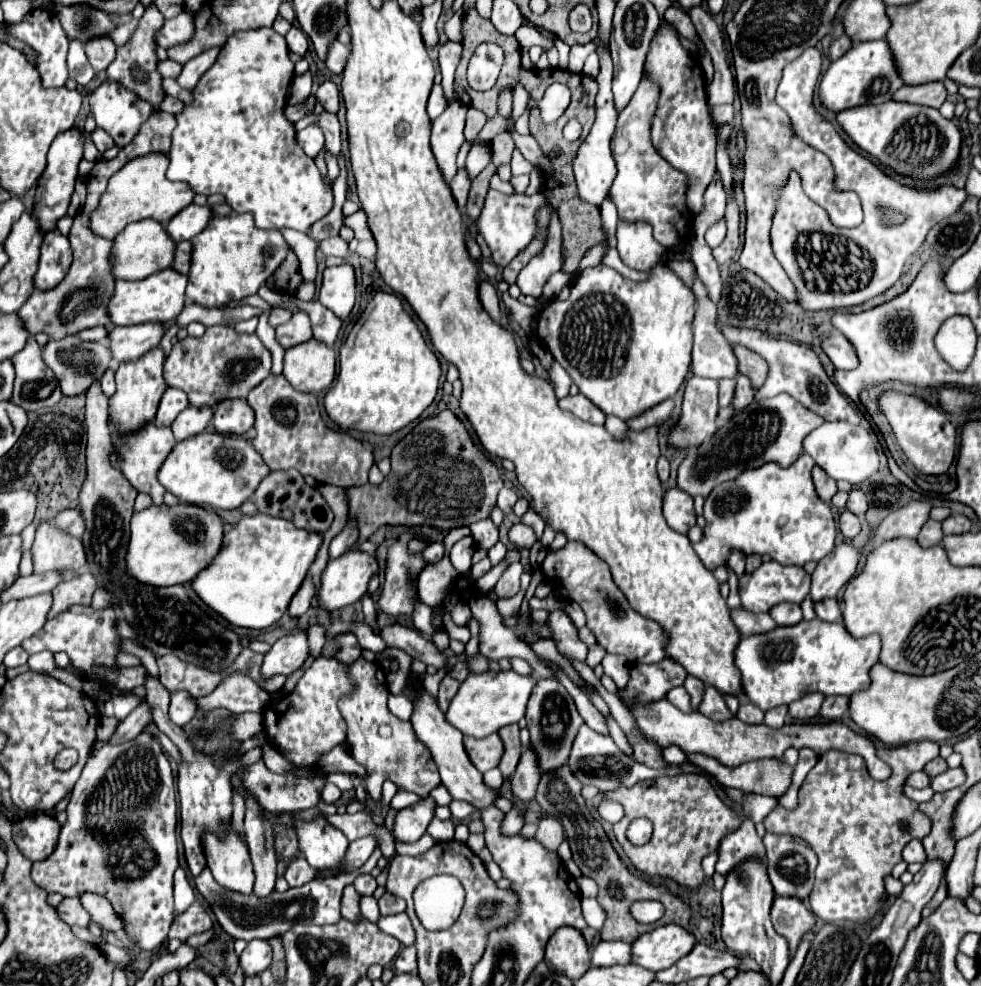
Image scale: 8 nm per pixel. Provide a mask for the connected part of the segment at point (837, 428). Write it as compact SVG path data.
M825 422L805 438L805 454L809 454L831 478L861 484L869 476L879 472L879 454L869 430L861 424L849 422Z

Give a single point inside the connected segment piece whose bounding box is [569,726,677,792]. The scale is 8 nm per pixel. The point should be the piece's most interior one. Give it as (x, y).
(595, 759)

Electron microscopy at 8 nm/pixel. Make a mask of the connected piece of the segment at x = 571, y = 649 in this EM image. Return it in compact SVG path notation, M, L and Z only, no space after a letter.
M563 610L551 612L547 618L547 626L551 628L551 640L565 658L585 662L587 646L577 638L577 628L571 624L569 616Z

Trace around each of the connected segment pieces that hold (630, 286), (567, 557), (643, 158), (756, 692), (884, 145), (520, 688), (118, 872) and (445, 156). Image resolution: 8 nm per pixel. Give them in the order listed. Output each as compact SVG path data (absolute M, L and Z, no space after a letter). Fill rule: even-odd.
M663 264L655 266L651 270L651 278L647 282L631 282L623 276L619 276L613 268L607 268L607 266L593 266L593 268L585 268L577 282L571 286L571 296L565 300L565 302L559 302L559 300L553 300L549 302L541 314L539 314L539 328L537 328L537 336L545 342L545 346L549 348L549 352L553 354L553 358L567 370L567 374L573 378L573 382L579 386L579 392L583 396L587 396L605 416L619 416L621 420L631 420L647 410L651 410L653 406L661 404L663 400L667 398L673 398L677 394L677 390L681 388L681 384L685 382L687 378L687 372L689 372L689 364L691 364L691 348L693 348L693 332L691 332L691 322L693 322L693 316L695 316L695 294Z
M571 540L561 550L547 550L541 570L561 594L565 594L569 600L575 600L583 608L587 616L587 628L595 634L597 644L601 644L607 652L621 654L631 664L661 662L665 658L665 630L655 620L649 620L631 608L625 594L613 582L609 566L599 560L599 556L591 552L583 542Z
M641 80L641 86L631 98L631 104L619 114L617 128L611 140L613 158L617 162L617 178L609 190L609 200L617 206L617 214L625 222L647 222L653 226L653 238L667 250L687 244L691 210L687 204L687 174L675 170L653 148L649 138L649 118L655 112L659 88Z
M815 618L811 622L803 620L803 624L795 624L795 628L777 628L767 636L741 638L735 650L735 666L741 670L747 700L761 710L769 710L791 704L807 692L851 696L853 692L869 688L869 670L879 662L879 652L879 634L855 638L847 632L843 622L829 624Z
M887 100L883 104L863 104L839 112L837 122L861 150L875 156L877 160L897 170L899 174L933 178L937 174L949 172L959 158L961 148L959 128L955 126L953 120L943 118L939 110L929 106L897 100Z
M487 670L481 674L469 674L467 680L461 684L459 692L455 694L455 698L451 700L445 718L463 734L473 738L485 738L503 726L519 722L525 716L525 706L535 684L537 680L533 676L523 676L517 674L515 670L507 672Z
M139 734L135 740L127 742L127 744L119 744L119 746L105 746L101 750L93 750L91 756L87 758L87 764L81 772L81 778L77 780L73 792L71 792L71 800L69 800L69 806L67 806L67 822L65 826L61 828L61 836L59 836L59 842L57 842L57 848L55 852L45 858L45 860L39 860L39 862L33 862L33 870L31 870L31 878L33 882L43 888L45 892L59 892L61 896L81 896L85 892L95 892L95 894L101 894L105 896L117 916L123 920L123 928L125 928L125 934L141 948L141 950L155 950L159 948L167 934L169 934L169 928L173 924L173 872L177 870L179 866L179 860L177 860L177 798L175 798L175 784L173 784L173 776L171 776L171 766L169 766L169 760L167 756L163 754L163 748L159 744L157 738L149 736L149 734Z
M449 106L449 110L445 110L431 122L431 150L447 182L451 182L457 172L455 156L465 142L465 112L467 106Z

